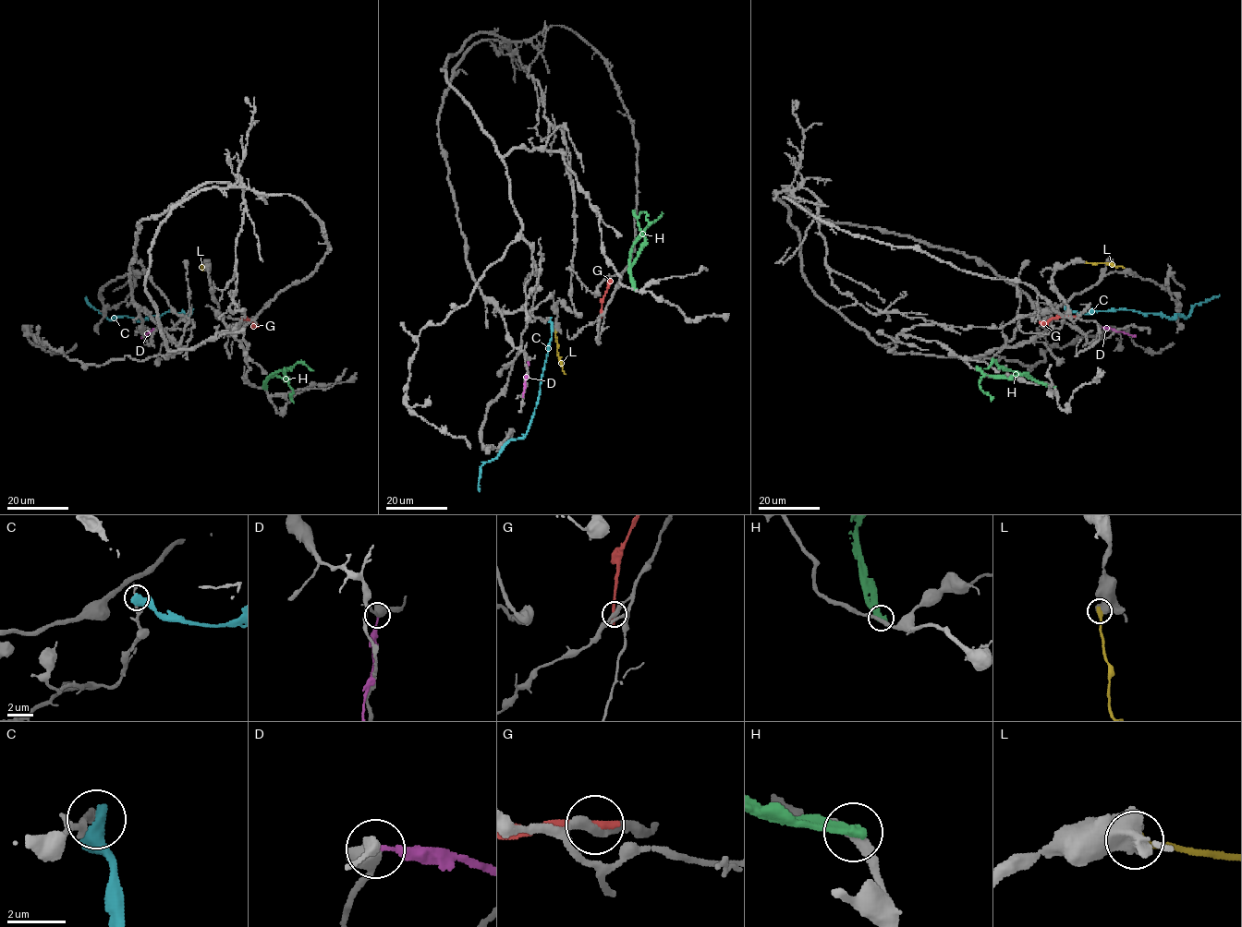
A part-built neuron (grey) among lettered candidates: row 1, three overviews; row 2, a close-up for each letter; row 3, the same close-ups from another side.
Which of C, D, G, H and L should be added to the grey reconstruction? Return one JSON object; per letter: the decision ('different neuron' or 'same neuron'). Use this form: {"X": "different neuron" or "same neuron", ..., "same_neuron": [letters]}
{"C": "different neuron", "D": "different neuron", "G": "different neuron", "H": "different neuron", "L": "different neuron", "same_neuron": []}

